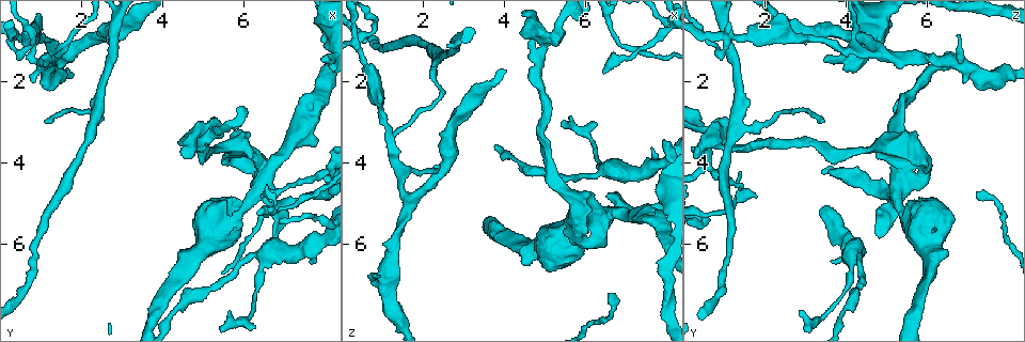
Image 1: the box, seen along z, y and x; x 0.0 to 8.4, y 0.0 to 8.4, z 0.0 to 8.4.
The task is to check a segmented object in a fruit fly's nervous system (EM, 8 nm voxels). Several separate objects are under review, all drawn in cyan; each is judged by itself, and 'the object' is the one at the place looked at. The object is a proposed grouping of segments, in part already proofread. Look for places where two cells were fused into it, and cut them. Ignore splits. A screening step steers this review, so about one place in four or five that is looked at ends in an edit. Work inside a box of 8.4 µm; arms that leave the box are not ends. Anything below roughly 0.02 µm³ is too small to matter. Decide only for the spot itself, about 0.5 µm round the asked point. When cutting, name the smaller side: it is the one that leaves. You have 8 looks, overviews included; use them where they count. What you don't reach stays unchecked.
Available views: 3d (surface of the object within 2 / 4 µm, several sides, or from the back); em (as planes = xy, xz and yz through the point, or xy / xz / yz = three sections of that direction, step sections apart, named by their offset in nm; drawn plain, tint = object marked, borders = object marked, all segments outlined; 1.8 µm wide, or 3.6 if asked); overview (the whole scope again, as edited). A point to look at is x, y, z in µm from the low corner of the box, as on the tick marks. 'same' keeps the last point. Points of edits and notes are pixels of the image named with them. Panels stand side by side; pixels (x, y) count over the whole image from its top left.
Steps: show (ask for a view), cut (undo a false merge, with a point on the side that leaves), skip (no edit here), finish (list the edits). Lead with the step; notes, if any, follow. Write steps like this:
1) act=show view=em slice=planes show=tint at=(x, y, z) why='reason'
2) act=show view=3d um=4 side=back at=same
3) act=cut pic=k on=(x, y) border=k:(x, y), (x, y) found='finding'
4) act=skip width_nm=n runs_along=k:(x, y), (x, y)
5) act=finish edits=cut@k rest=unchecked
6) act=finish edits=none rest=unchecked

act=show view=3d um=2 at=(6.40, 4.55, 5.30) why='calibre changes'

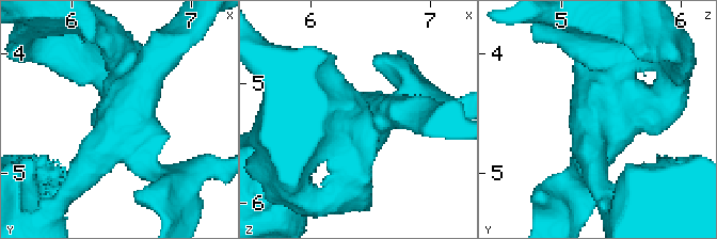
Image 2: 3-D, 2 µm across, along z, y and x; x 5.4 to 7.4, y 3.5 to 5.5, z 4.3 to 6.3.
act=show view=em slice=planes show=tint at=(6.46, 4.52, 5.30)

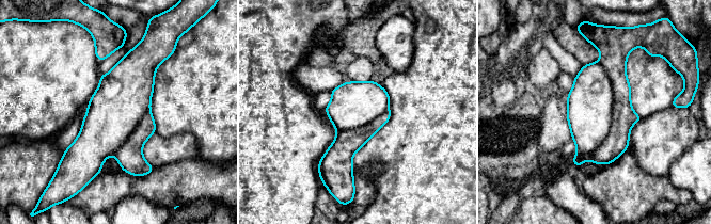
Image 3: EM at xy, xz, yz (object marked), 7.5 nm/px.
act=cut pic=3 on=(623, 117) border=3:(599, 62), (613, 118), (581, 155) found='a second cell is stuck on'

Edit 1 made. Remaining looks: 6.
act=show view=3d um=2 at=(6.55, 6.30, 4.20)

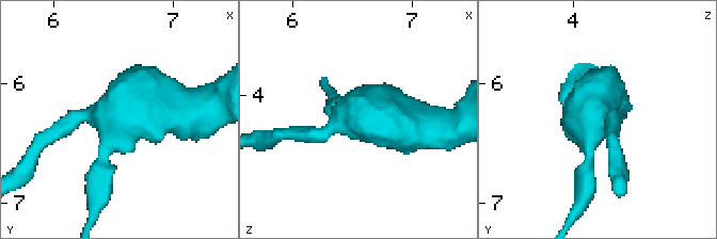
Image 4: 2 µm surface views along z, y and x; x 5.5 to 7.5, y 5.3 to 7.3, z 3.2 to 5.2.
act=show view=em slice=xz step=4 show=borders at=(6.56, 6.28, 4.16) arms=3

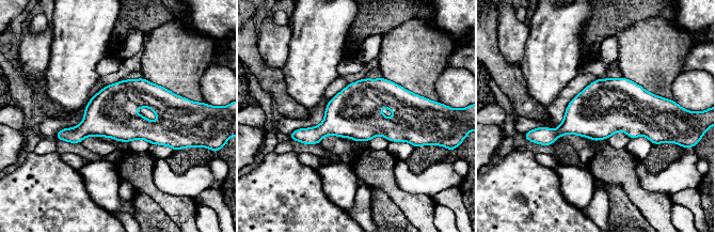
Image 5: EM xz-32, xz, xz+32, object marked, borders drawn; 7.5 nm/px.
act=skip runs_along=5:(420, 108), (401, 125), (297, 136) found='all the same cell'

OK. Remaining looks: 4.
act=finish edits=cut@3 rest=unchecked

